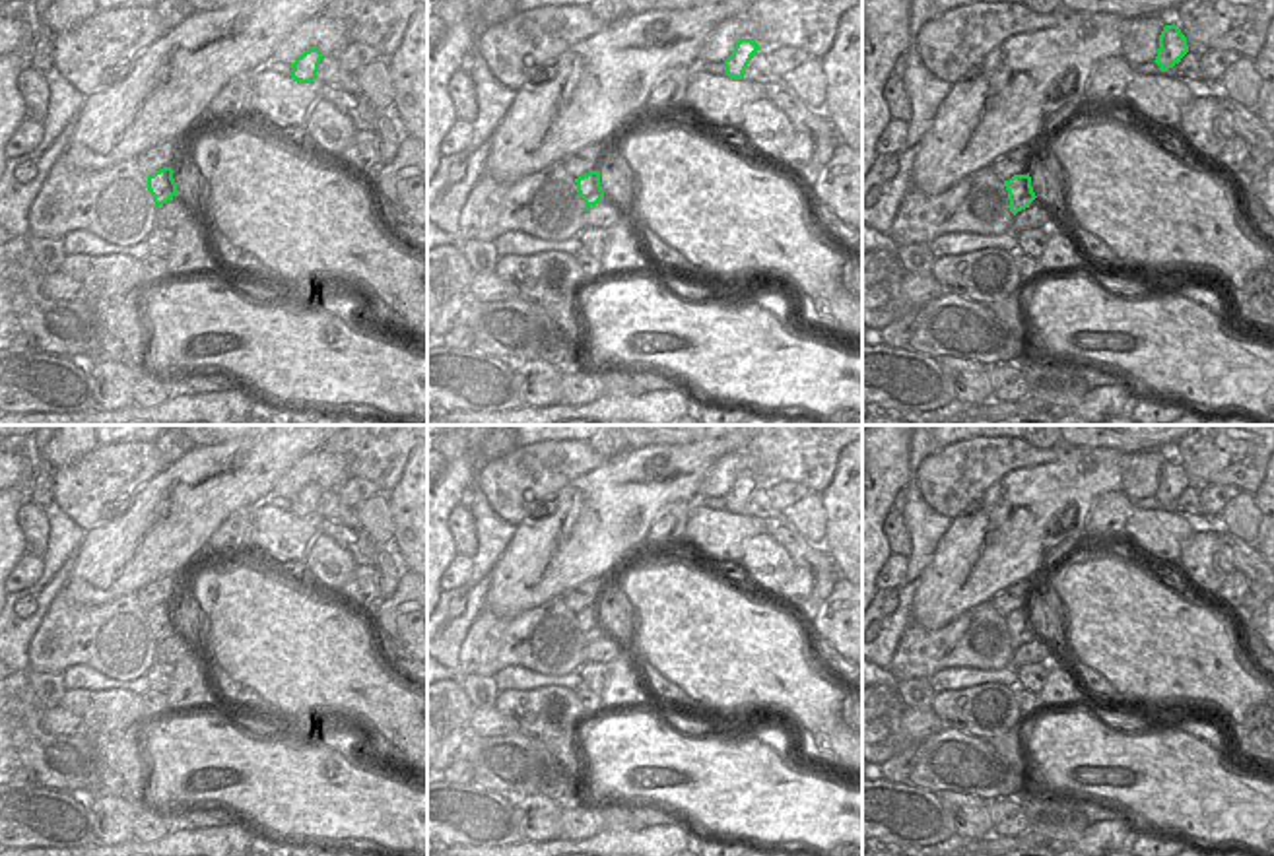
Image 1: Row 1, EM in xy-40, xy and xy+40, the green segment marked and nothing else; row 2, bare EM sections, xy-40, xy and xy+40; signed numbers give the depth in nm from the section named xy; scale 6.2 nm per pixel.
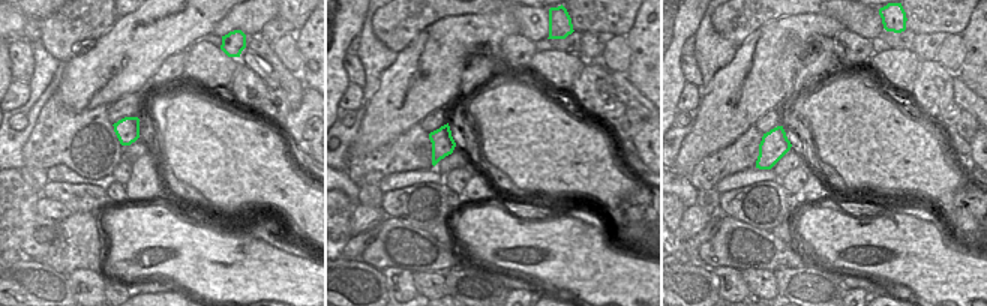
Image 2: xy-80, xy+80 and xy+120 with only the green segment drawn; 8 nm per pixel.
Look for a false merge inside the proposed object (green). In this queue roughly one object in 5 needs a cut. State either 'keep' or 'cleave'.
keep

